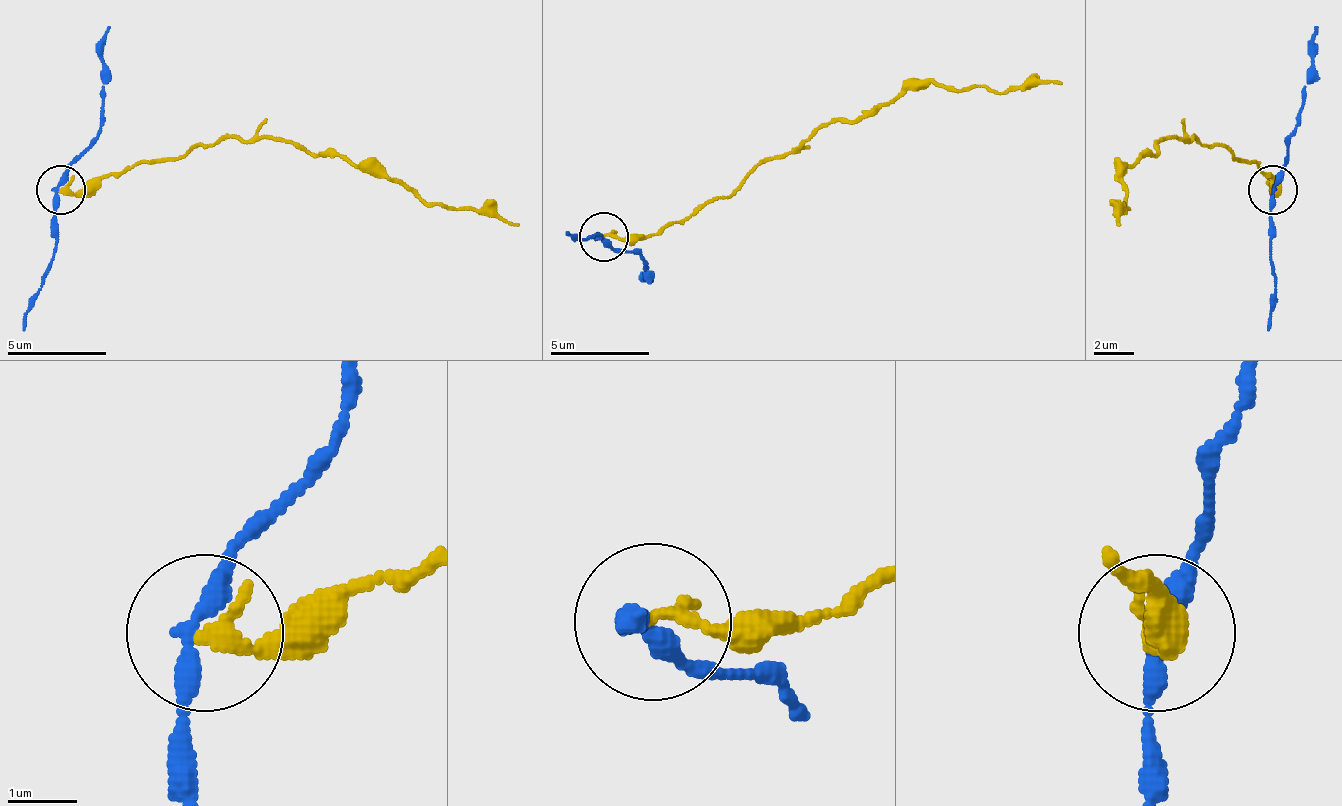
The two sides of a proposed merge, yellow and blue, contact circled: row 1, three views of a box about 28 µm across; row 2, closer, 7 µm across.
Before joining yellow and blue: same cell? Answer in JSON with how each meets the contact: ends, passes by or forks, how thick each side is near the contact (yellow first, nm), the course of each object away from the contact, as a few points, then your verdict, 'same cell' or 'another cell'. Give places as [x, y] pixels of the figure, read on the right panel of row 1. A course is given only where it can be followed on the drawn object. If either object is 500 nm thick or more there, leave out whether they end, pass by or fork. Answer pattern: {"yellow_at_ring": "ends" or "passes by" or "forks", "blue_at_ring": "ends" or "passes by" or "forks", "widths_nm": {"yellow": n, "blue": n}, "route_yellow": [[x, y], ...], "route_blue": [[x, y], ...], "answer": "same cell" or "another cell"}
{"yellow_at_ring": "ends", "blue_at_ring": "passes by", "widths_nm": {"yellow": 200, "blue": 280}, "route_yellow": [[1274, 191], [1254, 161], [1195, 136], [1190, 141], [1165, 136], [1120, 176], [1120, 206], [1125, 206], [1120, 226]], "route_blue": [[1274, 191], [1274, 176], [1299, 122], [1318, 28]], "answer": "another cell"}

